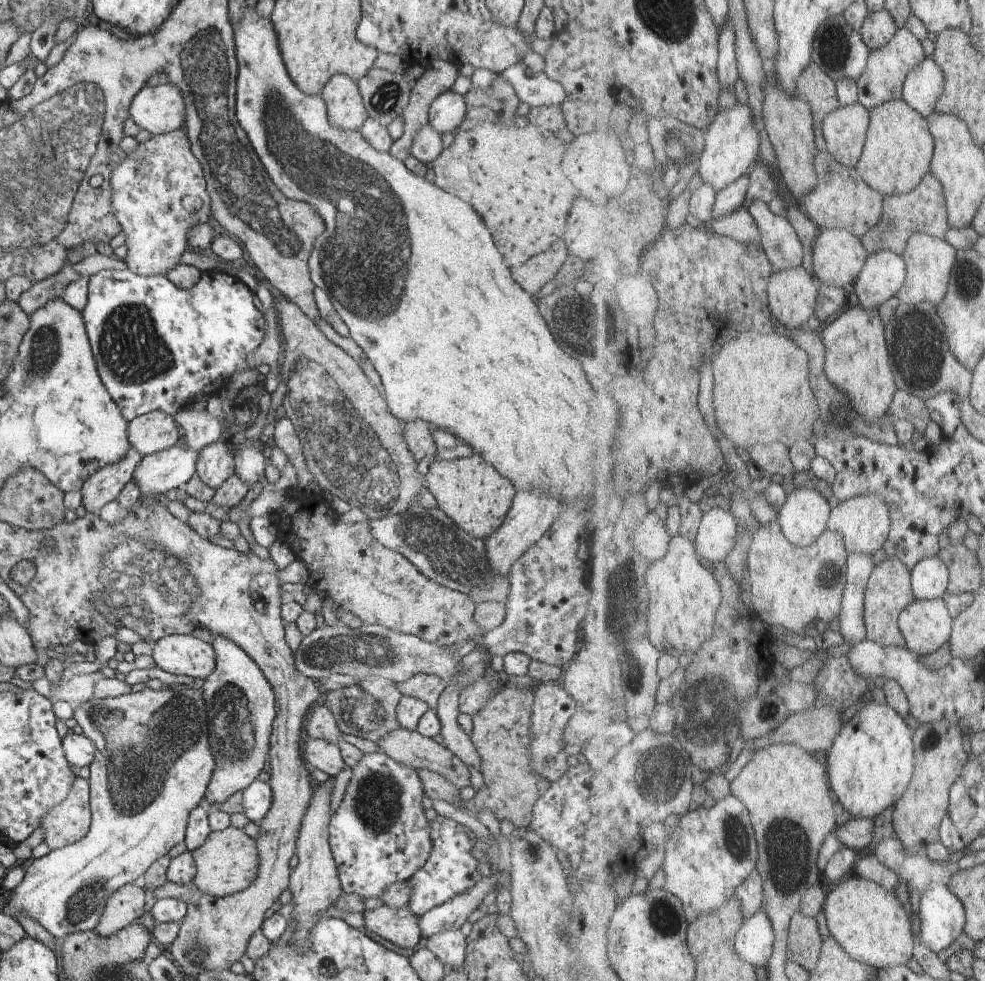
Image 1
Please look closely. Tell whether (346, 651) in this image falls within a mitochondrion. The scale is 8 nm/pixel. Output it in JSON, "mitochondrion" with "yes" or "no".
{"mitochondrion":"yes"}

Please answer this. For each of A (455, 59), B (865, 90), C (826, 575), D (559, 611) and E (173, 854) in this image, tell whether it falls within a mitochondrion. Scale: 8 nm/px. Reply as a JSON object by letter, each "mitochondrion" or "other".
{"A":"other","B":"other","C":"mitochondrion","D":"other","E":"other"}

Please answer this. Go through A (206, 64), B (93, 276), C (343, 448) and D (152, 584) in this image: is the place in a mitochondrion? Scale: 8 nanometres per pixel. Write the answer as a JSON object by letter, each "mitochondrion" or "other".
{"A":"mitochondrion","B":"other","C":"mitochondrion","D":"mitochondrion"}

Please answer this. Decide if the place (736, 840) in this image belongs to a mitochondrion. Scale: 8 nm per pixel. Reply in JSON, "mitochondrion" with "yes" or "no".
{"mitochondrion":"yes"}

